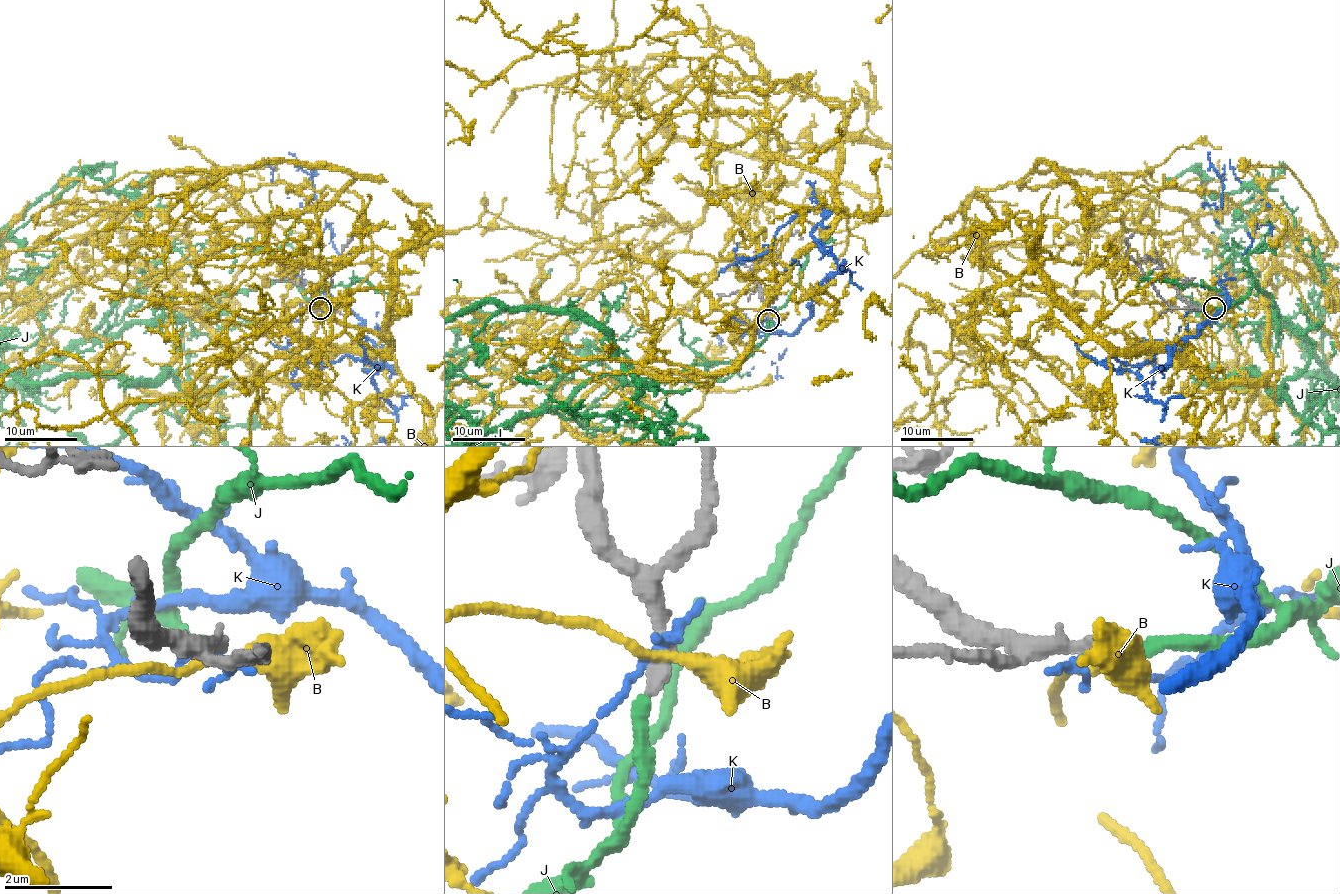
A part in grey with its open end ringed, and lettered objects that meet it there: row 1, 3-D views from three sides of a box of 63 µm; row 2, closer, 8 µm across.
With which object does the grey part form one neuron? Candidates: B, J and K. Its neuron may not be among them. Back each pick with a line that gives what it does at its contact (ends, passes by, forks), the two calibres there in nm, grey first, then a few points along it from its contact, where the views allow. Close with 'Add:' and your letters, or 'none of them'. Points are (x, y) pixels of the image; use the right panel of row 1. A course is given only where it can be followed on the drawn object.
J: it ends | 280/240 nm
Add: J

